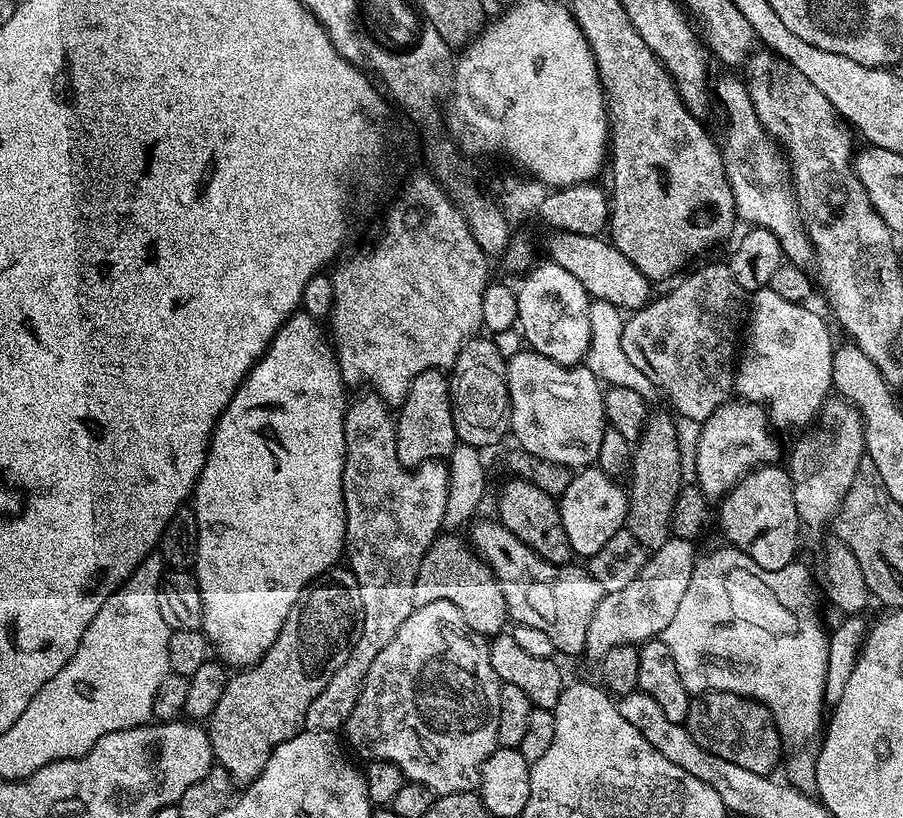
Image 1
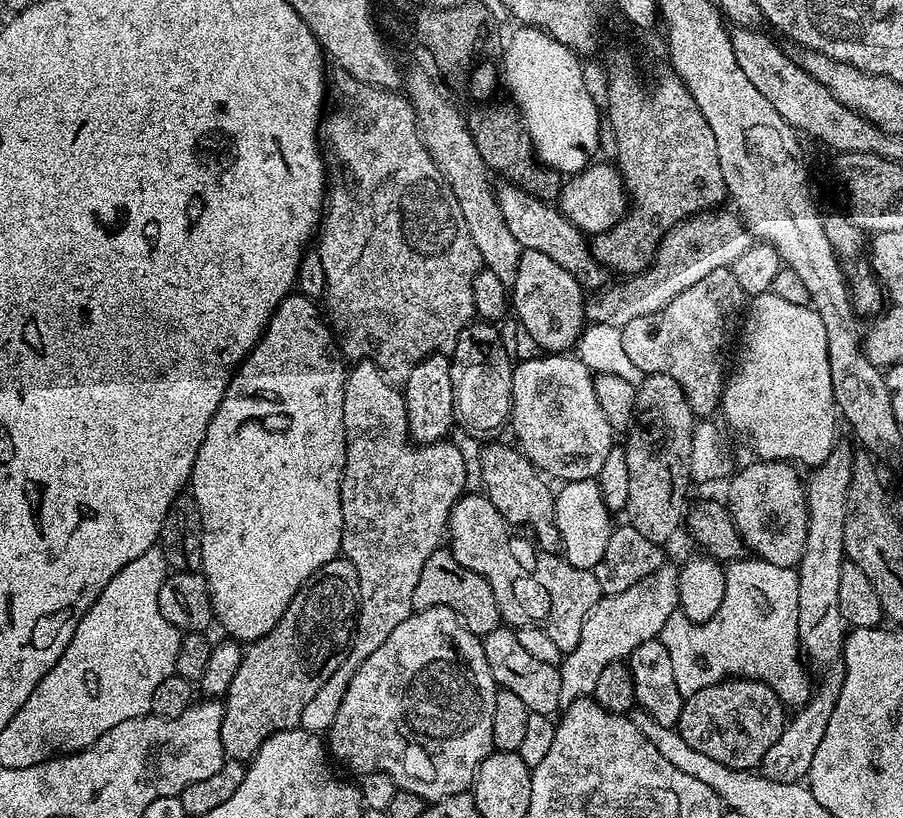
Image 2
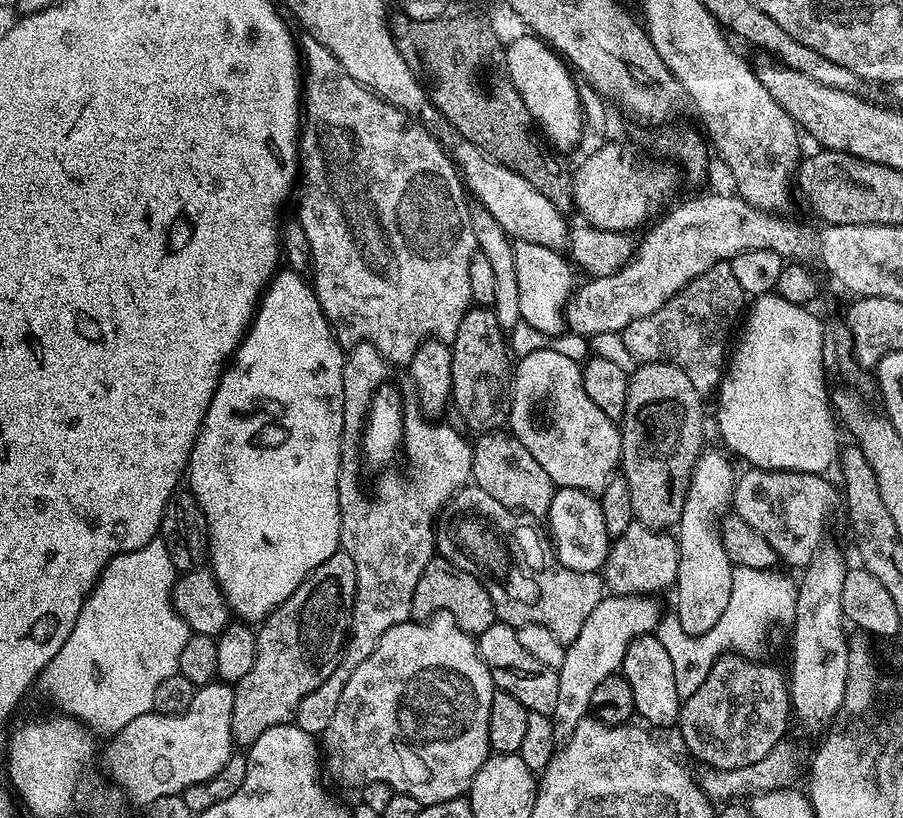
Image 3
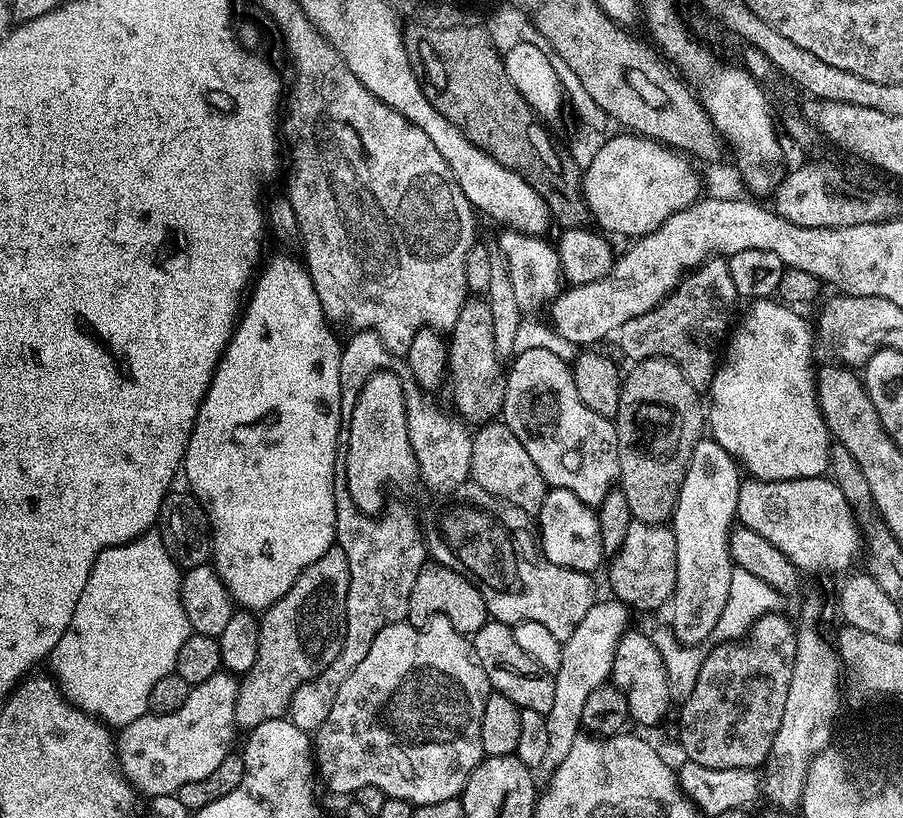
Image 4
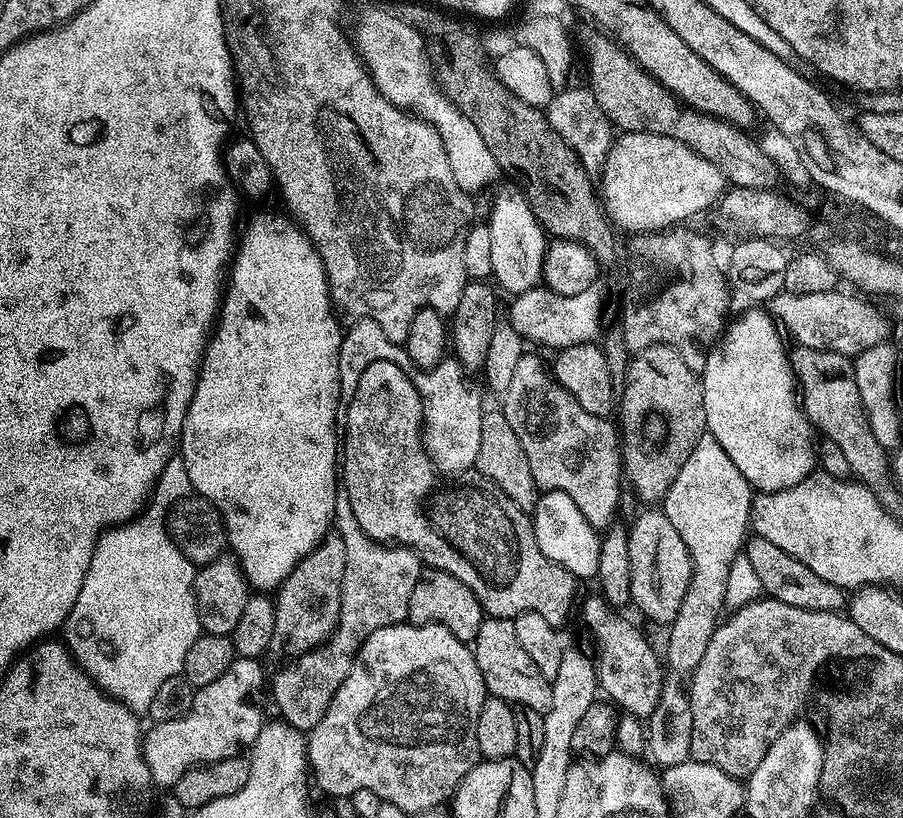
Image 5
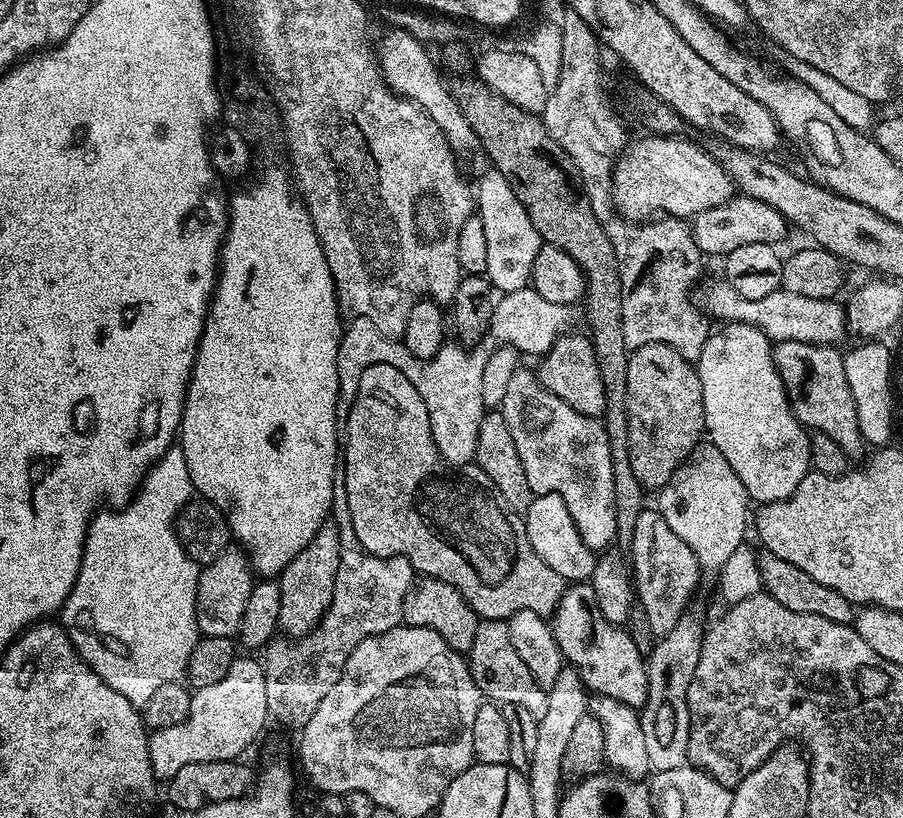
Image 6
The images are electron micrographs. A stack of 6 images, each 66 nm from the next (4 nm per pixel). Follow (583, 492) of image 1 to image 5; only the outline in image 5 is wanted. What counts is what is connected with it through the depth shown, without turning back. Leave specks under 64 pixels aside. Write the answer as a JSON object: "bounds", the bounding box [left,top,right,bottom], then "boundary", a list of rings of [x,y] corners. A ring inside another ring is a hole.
{"bounds":[531,492,600,581],"boundary":[[[544,492],[536,503],[535,512],[531,513],[532,529],[538,542],[538,550],[558,566],[562,566],[570,575],[581,581],[592,580],[598,570],[600,536],[597,529],[578,510],[574,498],[565,492]]]}

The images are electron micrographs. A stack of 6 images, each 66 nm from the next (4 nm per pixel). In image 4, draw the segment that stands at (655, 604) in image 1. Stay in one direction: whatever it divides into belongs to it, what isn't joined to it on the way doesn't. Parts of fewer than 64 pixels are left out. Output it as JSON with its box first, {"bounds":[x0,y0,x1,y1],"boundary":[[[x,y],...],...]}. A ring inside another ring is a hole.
{"bounds":[539,599,630,773],"boundary":[[[597,599],[590,606],[590,610],[586,610],[586,618],[578,622],[578,630],[574,630],[574,634],[570,634],[570,638],[563,641],[562,666],[558,666],[554,674],[556,678],[554,706],[550,706],[550,710],[546,713],[550,738],[546,742],[546,758],[539,769],[541,773],[554,773],[562,758],[570,754],[570,746],[574,746],[577,736],[582,732],[580,723],[586,698],[590,698],[590,693],[612,675],[614,650],[620,637],[629,627],[630,612],[619,600],[607,599]]]}

